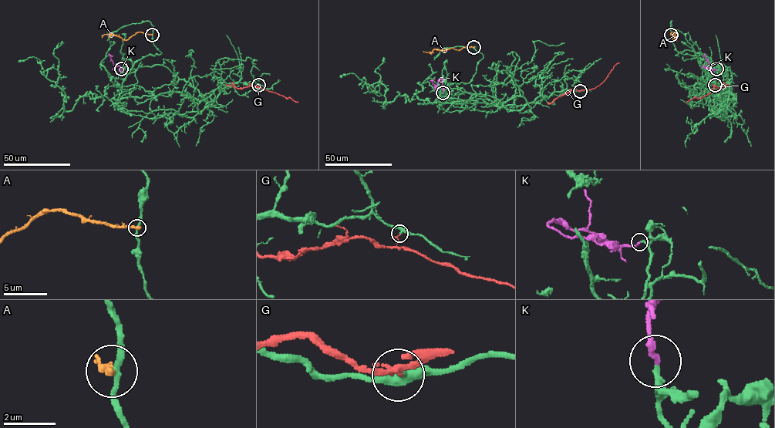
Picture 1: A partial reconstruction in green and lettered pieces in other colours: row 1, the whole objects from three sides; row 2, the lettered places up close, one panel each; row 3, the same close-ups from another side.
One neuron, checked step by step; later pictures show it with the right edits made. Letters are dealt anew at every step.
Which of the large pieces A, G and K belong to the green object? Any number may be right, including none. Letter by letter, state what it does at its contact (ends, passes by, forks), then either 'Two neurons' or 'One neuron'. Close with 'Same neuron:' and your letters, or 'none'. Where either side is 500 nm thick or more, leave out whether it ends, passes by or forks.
A: It ends there. Two neurons
G: It ends there. Two neurons
K: It ends there. One neuron
Same neuron: K

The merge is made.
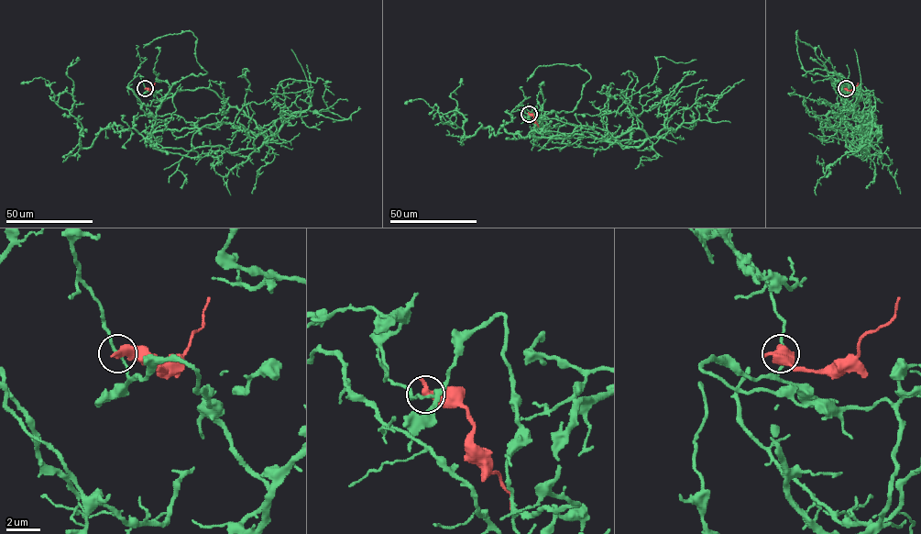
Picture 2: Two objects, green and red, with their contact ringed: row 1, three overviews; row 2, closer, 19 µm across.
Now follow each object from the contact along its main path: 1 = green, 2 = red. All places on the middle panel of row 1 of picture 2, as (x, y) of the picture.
1: (529, 114), (619, 137), (657, 57), (696, 60)
2: (529, 114), (538, 127)

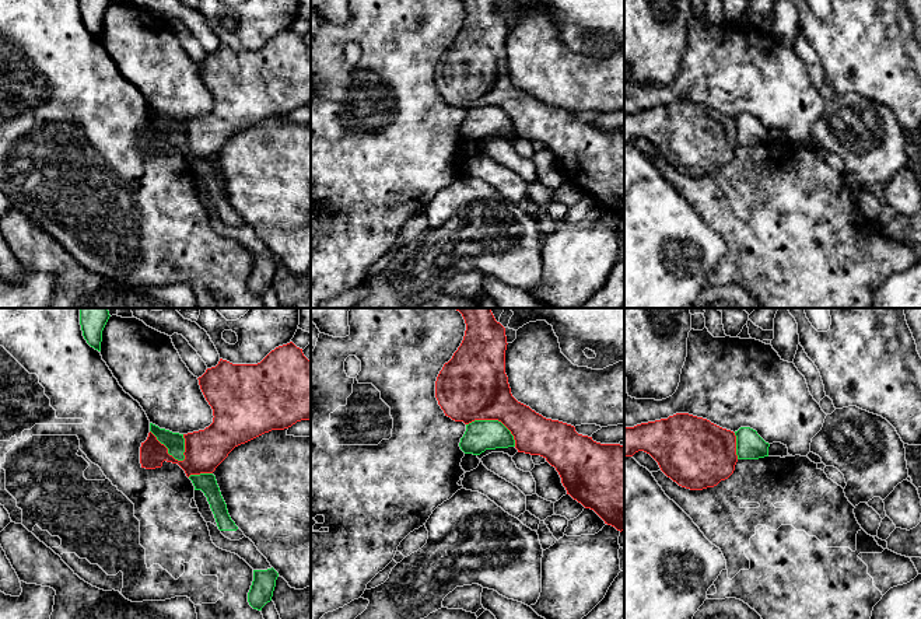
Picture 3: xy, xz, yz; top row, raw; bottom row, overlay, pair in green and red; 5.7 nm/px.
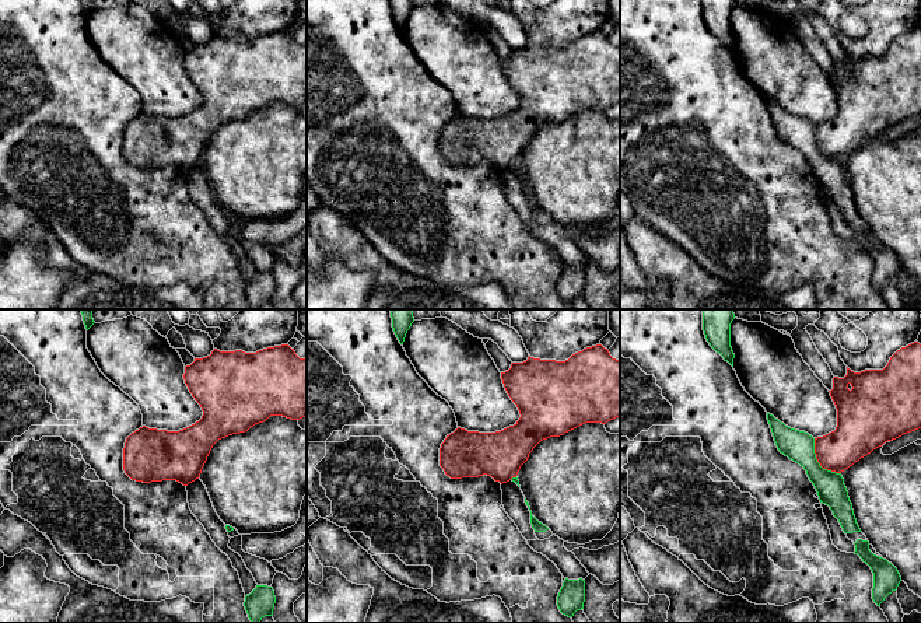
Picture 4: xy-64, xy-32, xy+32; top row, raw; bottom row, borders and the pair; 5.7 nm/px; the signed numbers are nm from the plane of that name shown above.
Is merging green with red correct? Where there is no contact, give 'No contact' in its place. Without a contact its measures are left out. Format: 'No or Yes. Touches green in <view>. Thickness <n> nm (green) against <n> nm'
No. Touches green in xy. Thickness 110 nm (green) against 240 nm

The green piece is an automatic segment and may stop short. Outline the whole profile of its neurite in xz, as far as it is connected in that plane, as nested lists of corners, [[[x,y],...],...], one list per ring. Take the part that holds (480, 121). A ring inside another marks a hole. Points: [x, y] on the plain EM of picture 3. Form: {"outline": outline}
{"outline": [[[474,106],[466,111],[459,133],[465,140],[480,141],[486,136],[515,133],[515,126],[498,106]]]}

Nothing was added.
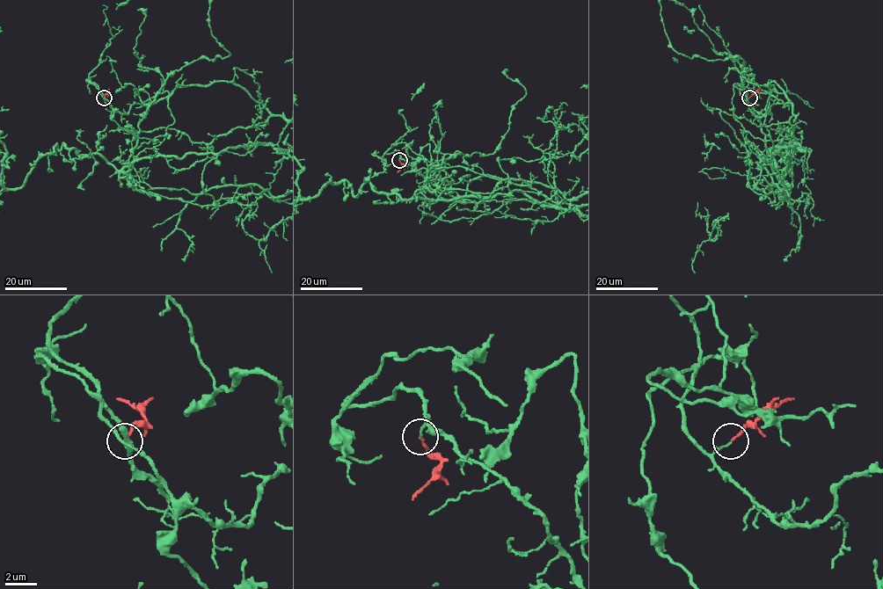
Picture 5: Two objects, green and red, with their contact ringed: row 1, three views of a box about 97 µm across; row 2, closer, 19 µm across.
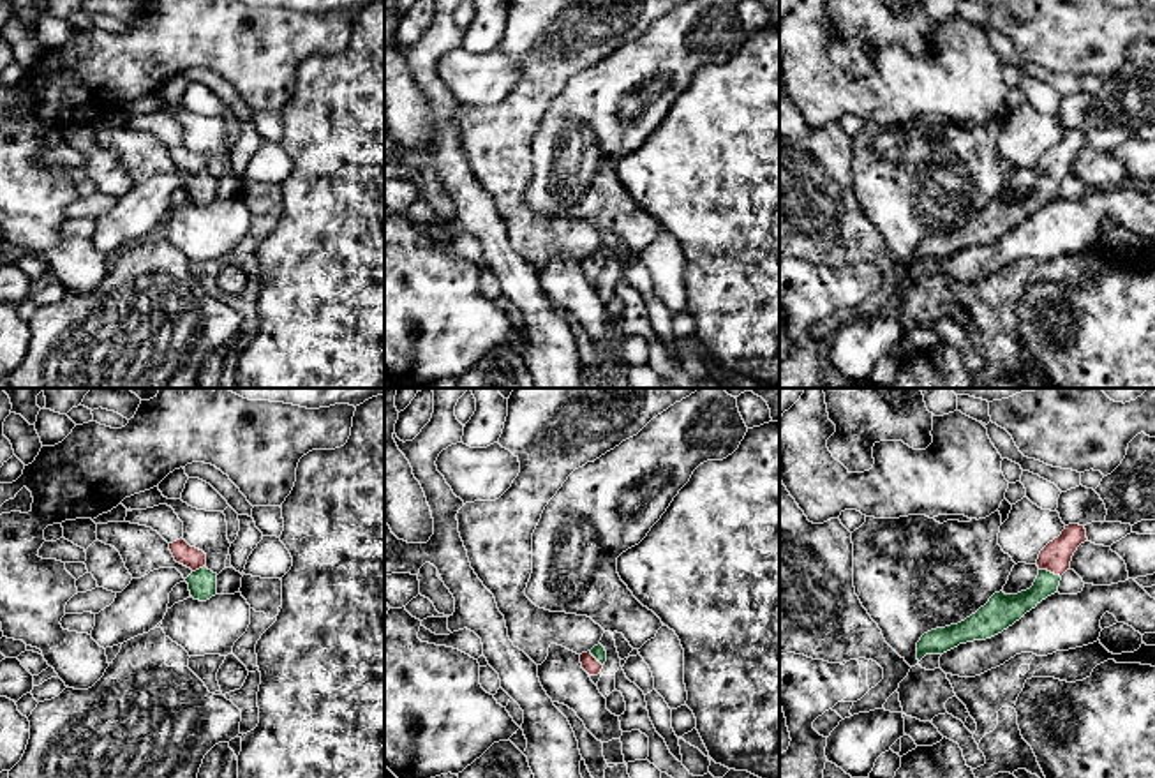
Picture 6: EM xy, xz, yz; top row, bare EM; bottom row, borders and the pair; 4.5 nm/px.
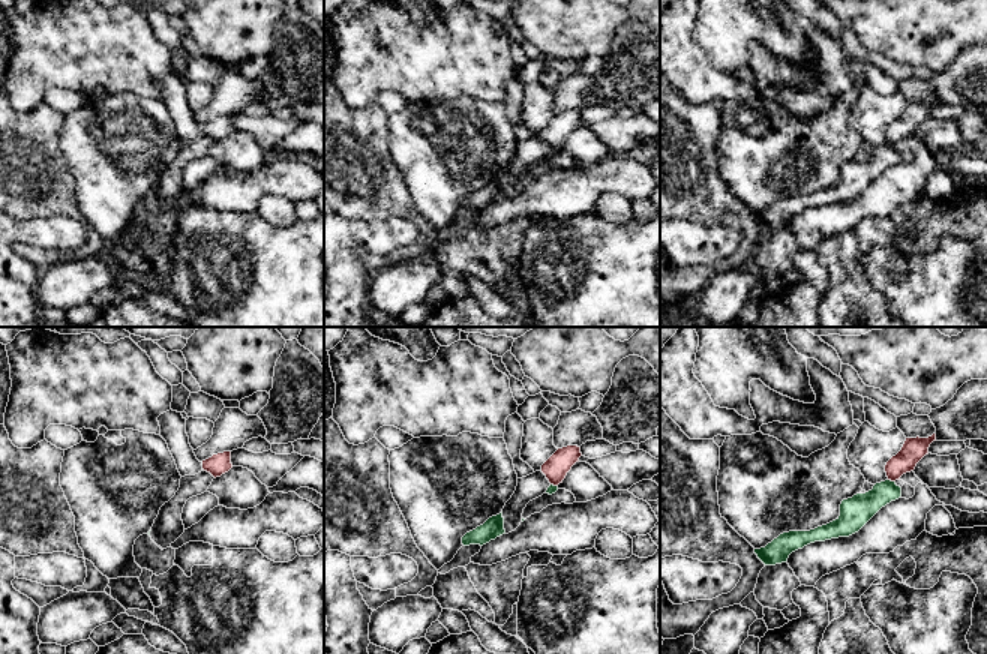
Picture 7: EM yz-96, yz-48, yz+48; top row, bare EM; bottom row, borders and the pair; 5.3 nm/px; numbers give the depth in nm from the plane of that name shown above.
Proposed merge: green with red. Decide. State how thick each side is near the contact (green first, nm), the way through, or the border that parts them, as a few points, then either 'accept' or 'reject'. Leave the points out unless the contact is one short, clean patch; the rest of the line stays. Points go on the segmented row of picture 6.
130 nm thick on the green side, 140 nm on the other; runs through yz (1009, 609), (1027, 600), (1050, 572), (1057, 556); accept

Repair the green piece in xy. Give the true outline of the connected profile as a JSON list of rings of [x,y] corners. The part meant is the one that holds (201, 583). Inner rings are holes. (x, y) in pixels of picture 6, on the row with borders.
[[[183,538],[169,543],[169,550],[176,563],[192,570],[185,582],[194,600],[206,602],[217,595],[217,573],[205,566],[206,554],[203,550],[190,547]]]

